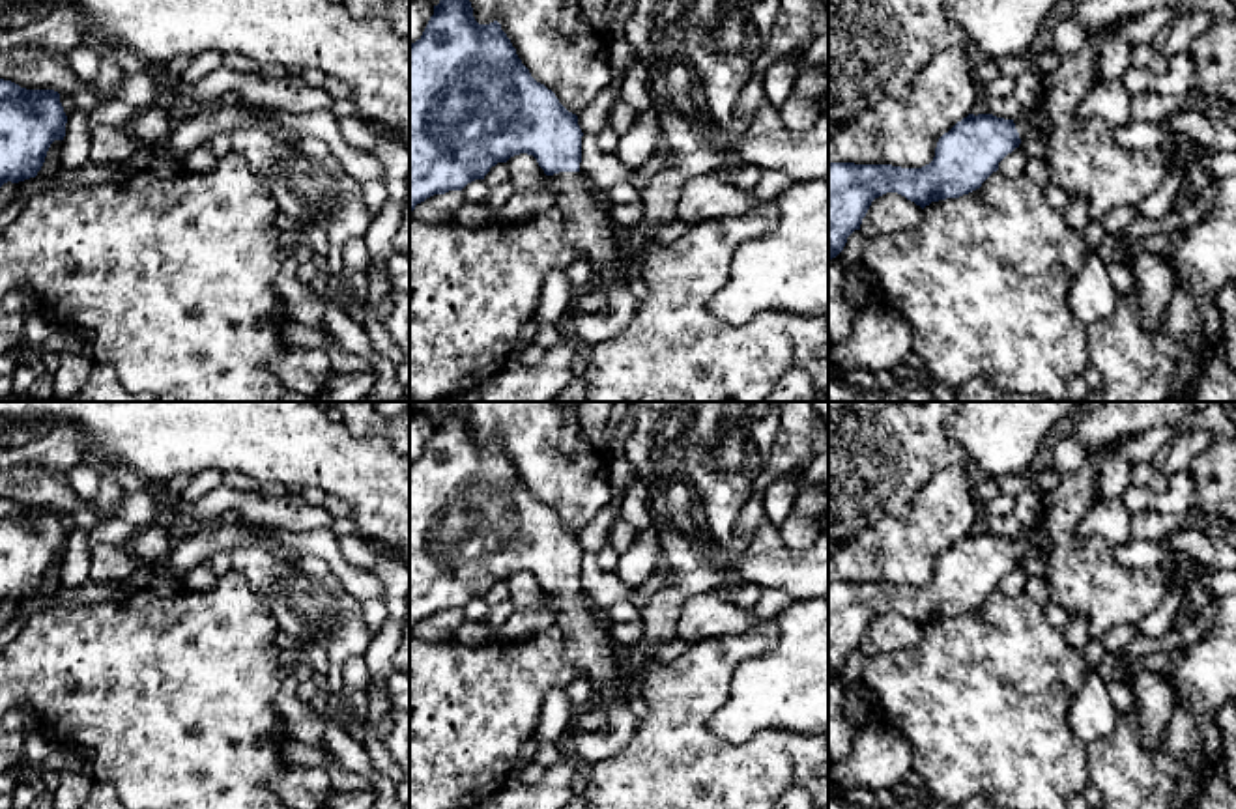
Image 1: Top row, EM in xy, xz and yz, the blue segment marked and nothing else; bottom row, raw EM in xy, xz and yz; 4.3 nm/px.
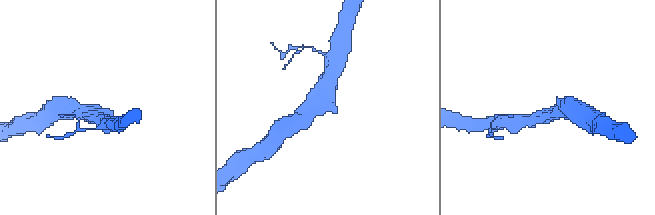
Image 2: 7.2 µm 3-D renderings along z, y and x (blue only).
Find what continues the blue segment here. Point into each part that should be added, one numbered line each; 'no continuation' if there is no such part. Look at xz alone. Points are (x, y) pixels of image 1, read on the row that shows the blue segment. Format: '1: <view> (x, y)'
1: xz (589, 230)

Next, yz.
1: yz (1033, 124)

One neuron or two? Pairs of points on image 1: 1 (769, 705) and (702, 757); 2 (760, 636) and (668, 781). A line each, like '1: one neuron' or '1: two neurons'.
1: two neurons
2: one neuron

